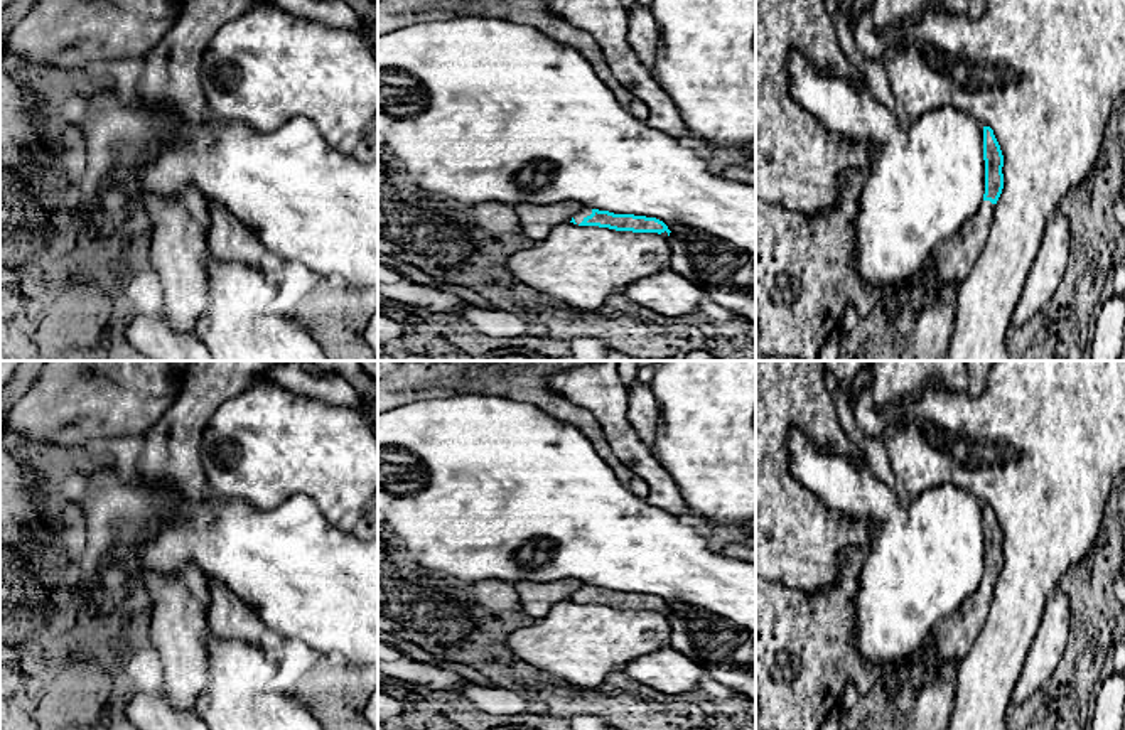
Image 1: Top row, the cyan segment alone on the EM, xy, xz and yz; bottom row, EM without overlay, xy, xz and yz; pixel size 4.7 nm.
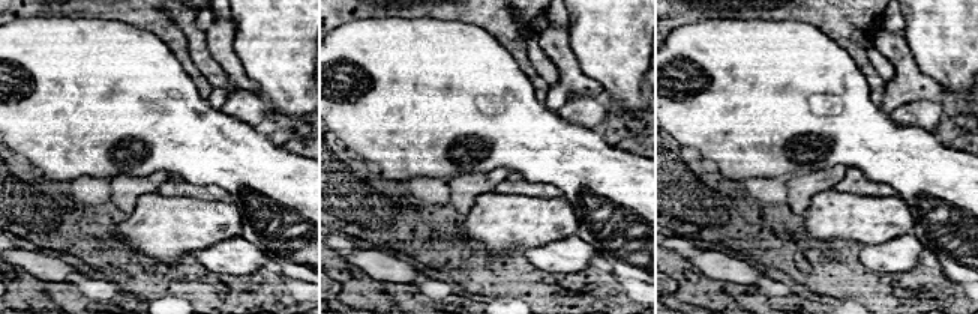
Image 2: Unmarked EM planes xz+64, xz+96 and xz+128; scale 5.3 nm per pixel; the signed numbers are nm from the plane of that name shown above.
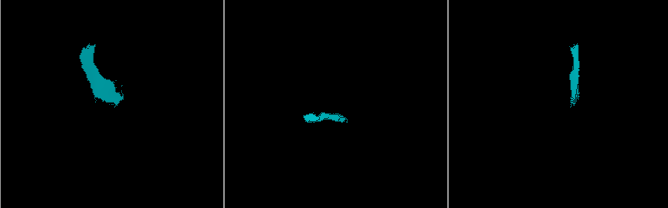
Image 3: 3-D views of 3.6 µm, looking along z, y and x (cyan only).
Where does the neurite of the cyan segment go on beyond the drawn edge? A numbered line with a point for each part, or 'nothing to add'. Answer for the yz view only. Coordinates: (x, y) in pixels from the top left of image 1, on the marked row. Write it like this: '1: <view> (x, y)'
1: yz (953, 260)

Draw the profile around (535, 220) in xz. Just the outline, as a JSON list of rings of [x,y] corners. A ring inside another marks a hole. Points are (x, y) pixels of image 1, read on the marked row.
[[[563,201],[560,204],[519,202],[514,206],[514,211],[518,214],[519,229],[535,243],[540,243],[555,226],[570,223],[580,211],[580,204],[575,201]]]

